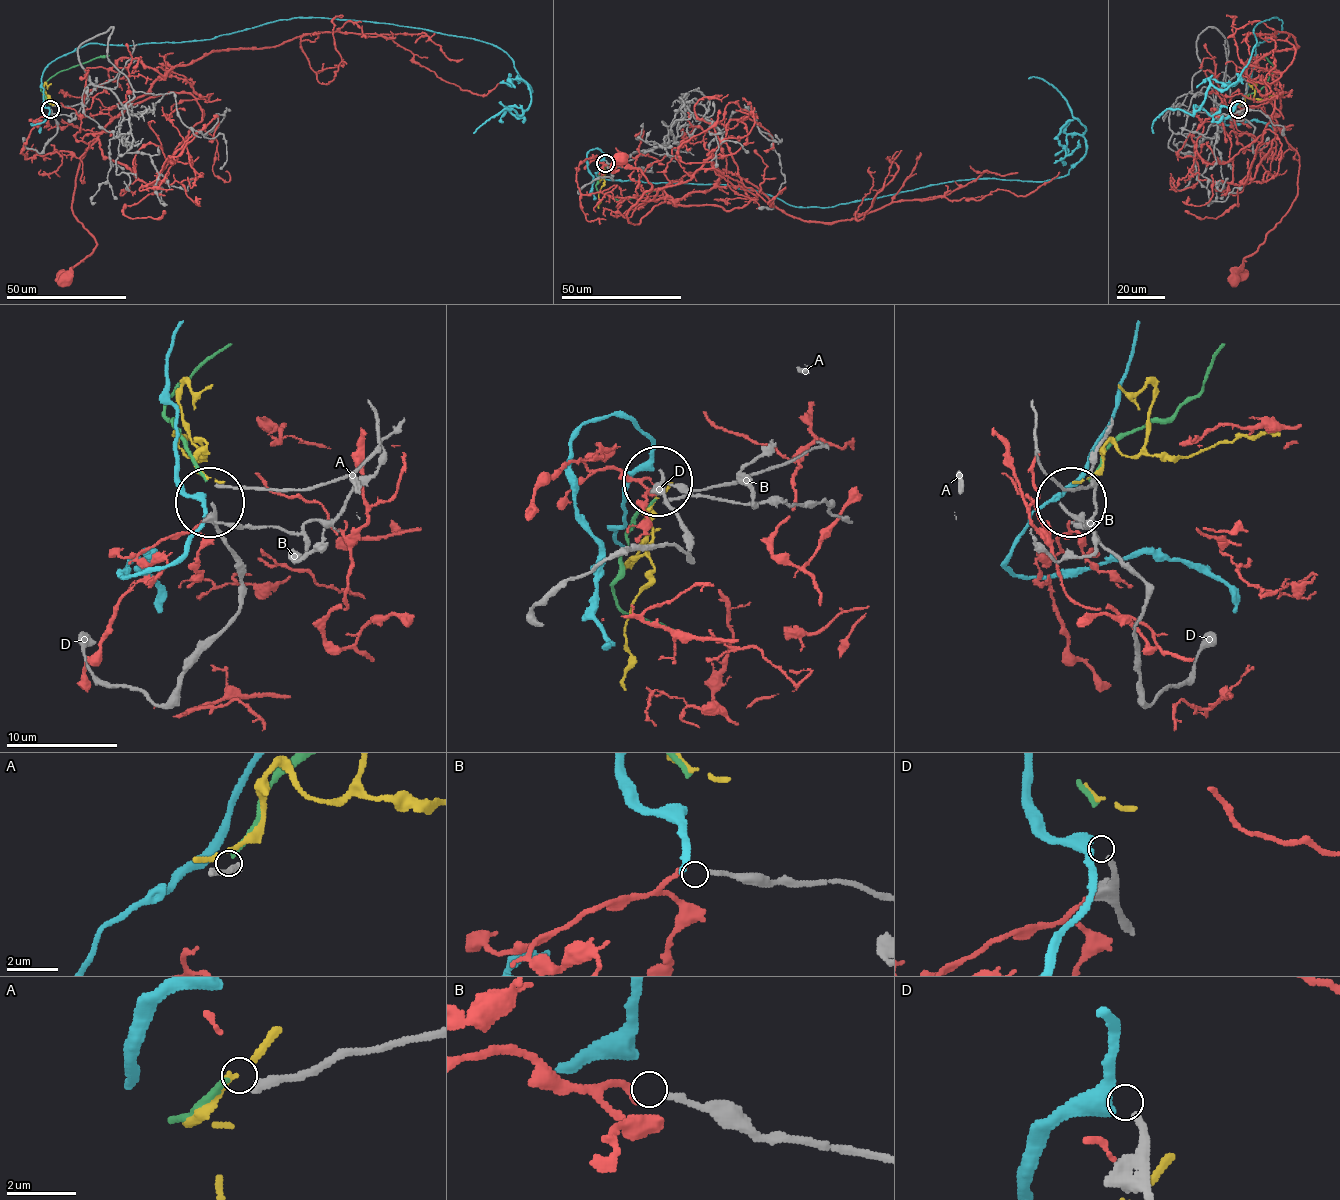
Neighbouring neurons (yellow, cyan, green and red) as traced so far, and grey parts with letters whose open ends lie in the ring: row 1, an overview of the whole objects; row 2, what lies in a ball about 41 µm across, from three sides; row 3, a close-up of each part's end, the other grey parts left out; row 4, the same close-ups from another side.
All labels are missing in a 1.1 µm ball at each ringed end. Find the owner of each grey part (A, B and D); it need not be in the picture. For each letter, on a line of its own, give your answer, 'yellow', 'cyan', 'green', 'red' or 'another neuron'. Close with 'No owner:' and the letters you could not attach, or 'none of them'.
A: another neuron
B: red
D: cyan
No owner: A

